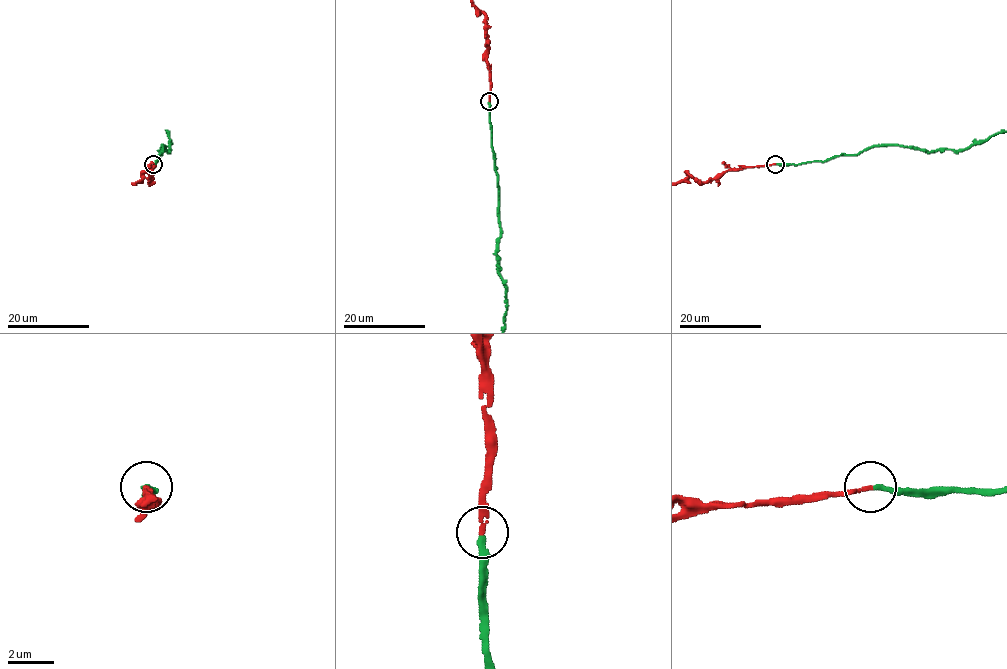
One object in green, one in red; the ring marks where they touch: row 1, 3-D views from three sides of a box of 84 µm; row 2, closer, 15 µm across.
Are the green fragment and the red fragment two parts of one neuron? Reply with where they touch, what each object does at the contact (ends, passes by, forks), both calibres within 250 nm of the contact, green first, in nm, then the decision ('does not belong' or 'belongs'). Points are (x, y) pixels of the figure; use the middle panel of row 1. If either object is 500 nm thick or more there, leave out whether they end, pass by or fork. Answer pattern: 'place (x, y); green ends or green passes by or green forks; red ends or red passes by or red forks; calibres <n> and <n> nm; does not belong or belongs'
place (489, 101); green ends; red ends; calibres 240 and 190 nm; belongs

